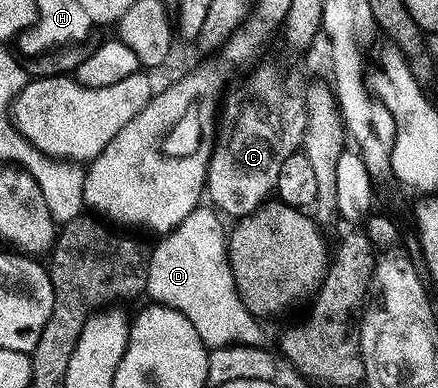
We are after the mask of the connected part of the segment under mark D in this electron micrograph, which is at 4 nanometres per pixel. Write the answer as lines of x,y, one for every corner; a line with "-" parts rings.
211,206
196,207
173,231
150,251
148,260
147,298
161,307
173,307
190,325
205,347
232,344
259,344
261,320
251,315
242,305
228,264
226,227
220,224
221,216

